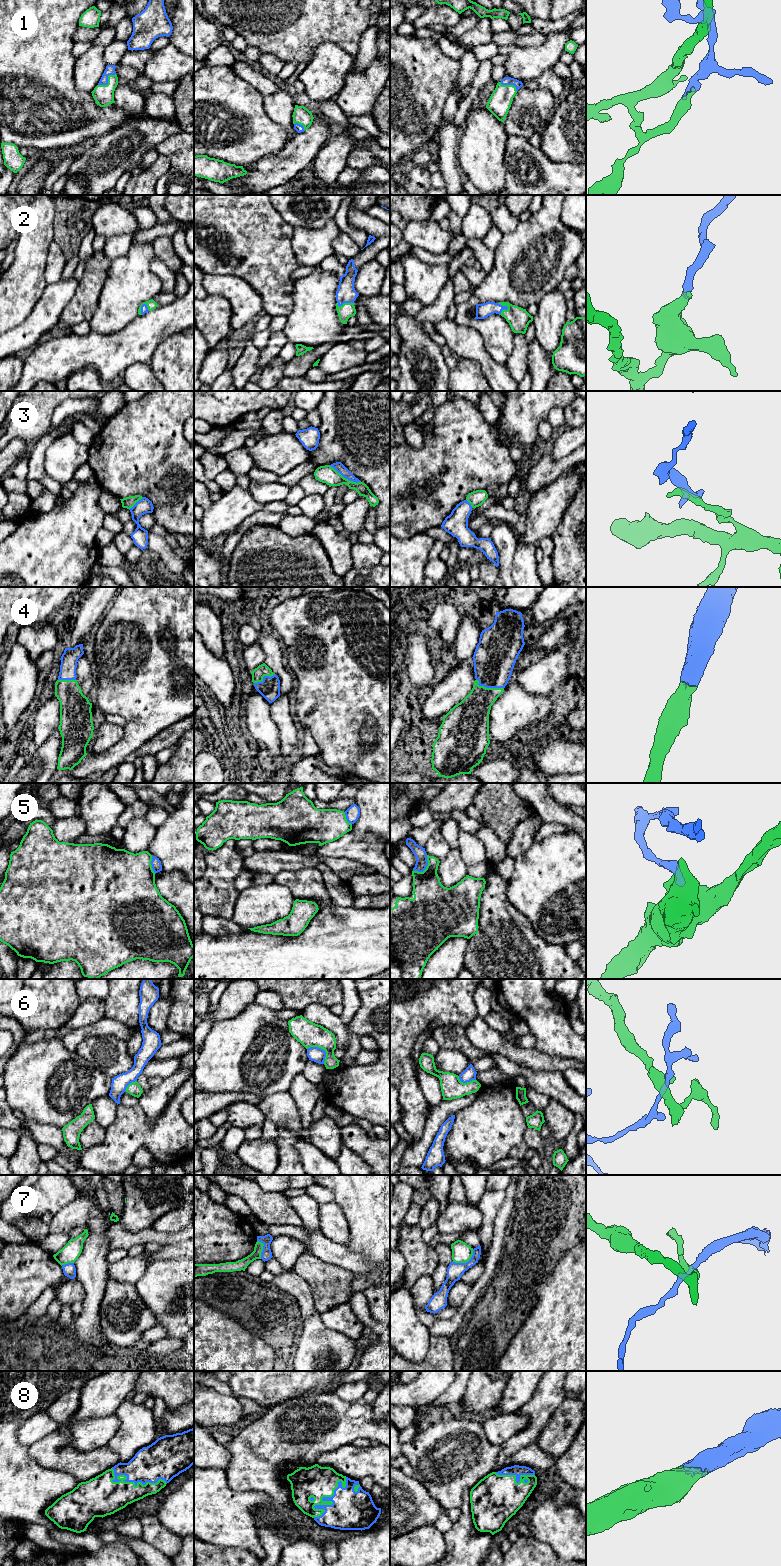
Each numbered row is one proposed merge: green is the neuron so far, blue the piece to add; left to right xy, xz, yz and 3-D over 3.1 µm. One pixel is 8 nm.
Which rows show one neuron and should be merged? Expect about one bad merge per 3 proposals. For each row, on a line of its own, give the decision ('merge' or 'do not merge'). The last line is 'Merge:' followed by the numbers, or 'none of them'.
1: merge
2: merge
3: do not merge
4: merge
5: do not merge
6: do not merge
7: do not merge
8: merge
Merge: 1, 2, 4, 8

